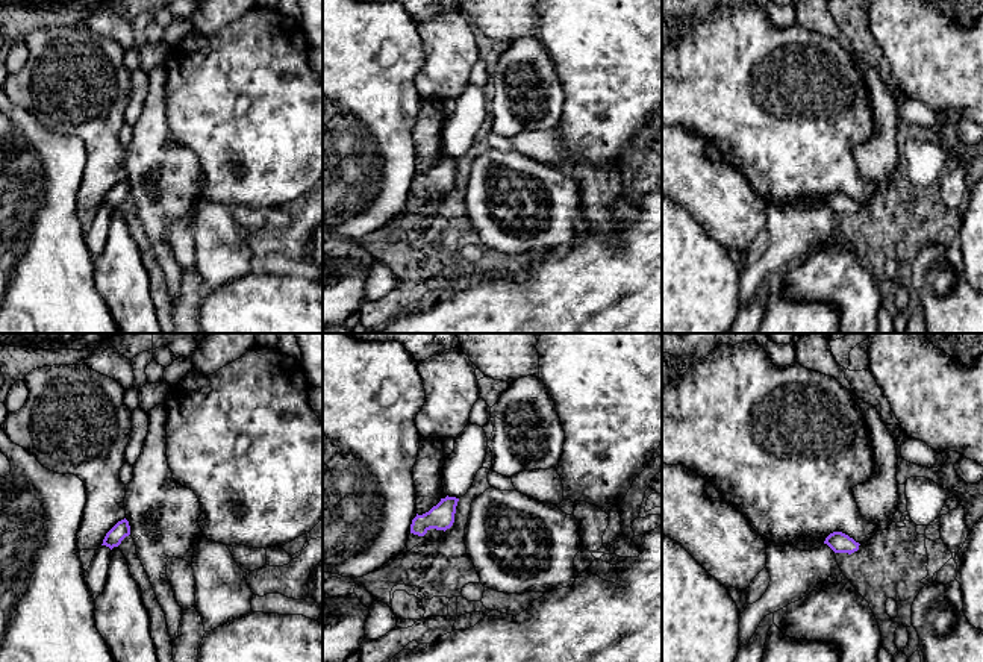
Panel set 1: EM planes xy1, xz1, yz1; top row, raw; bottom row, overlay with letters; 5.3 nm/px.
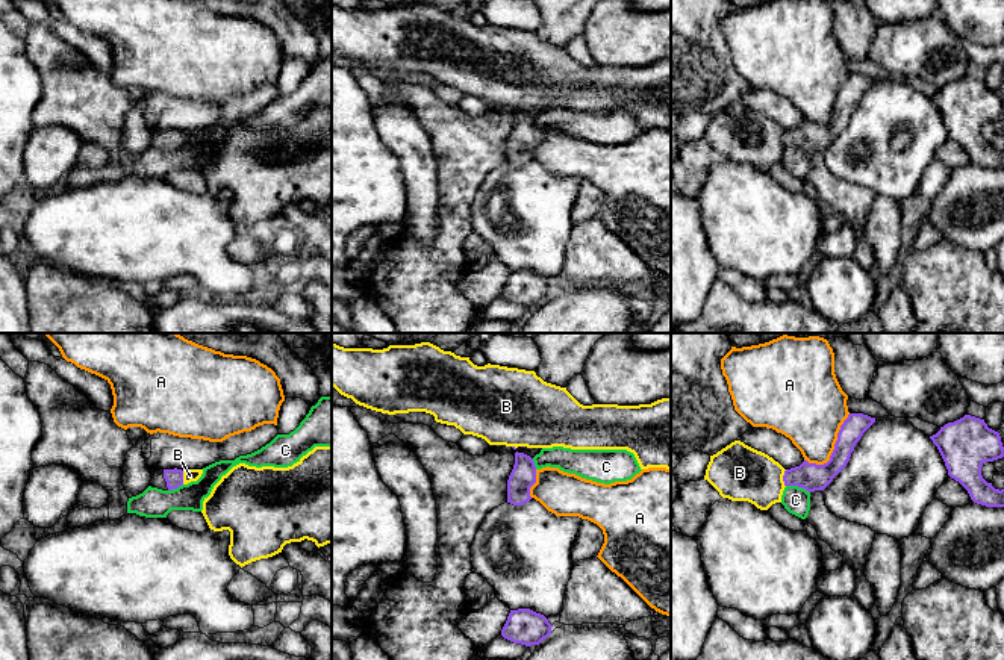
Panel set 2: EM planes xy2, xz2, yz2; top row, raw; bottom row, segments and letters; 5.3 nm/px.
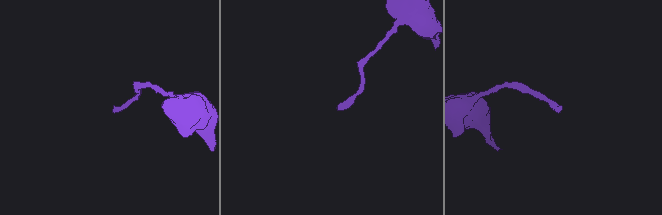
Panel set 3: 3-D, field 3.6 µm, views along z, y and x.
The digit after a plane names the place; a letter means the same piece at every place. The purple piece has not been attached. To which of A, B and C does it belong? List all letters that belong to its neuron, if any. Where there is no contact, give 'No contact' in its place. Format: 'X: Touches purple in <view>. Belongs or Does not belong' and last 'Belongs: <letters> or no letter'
A: Touches purple in yz2. Does not belong
B: Touches purple in yz2. Does not belong
C: Touches purple in yz2. Does not belong
Belongs: no letter

